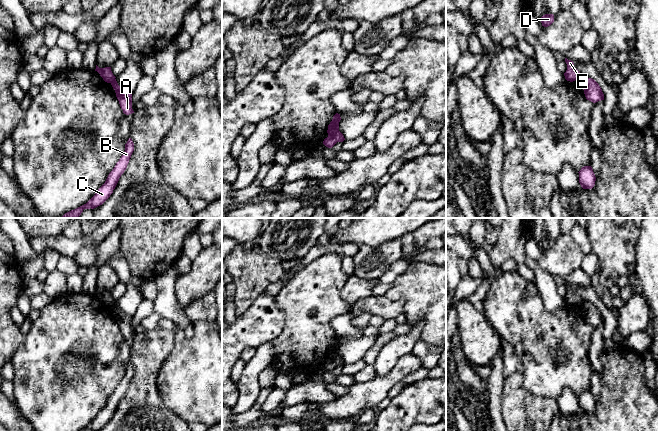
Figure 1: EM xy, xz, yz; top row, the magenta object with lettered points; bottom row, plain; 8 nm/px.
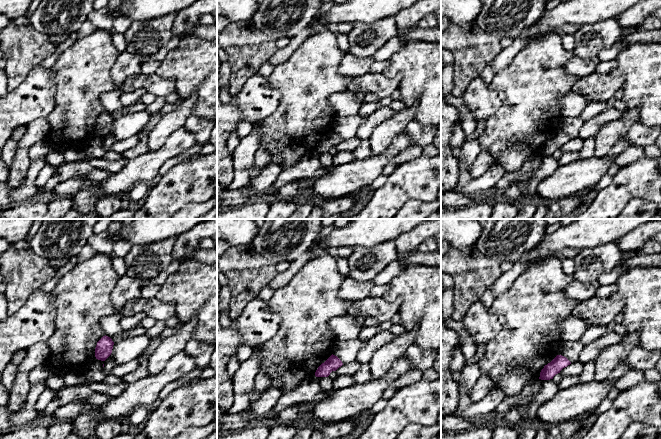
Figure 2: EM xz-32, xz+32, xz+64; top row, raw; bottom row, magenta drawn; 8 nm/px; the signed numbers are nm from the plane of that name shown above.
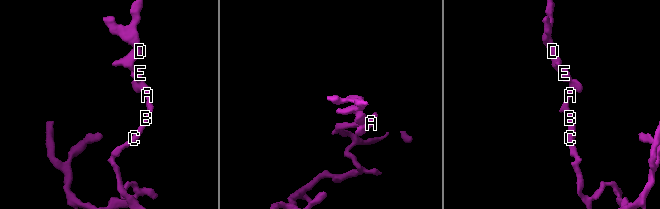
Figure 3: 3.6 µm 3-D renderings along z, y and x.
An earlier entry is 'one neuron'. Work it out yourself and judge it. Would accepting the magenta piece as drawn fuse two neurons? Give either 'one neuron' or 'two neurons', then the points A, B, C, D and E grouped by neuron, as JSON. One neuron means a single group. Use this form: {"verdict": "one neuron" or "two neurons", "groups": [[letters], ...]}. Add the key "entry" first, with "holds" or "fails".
{"entry": "fails", "verdict": "two neurons", "groups": [["A", "B", "C"], ["D", "E"]]}

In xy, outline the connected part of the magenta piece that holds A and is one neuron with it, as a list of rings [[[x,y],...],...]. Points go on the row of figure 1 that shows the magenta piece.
[[[116,79],[112,80],[111,85],[115,90],[116,97],[119,101],[120,107],[123,110],[123,113],[126,115],[134,113],[132,109],[132,92],[122,89]]]

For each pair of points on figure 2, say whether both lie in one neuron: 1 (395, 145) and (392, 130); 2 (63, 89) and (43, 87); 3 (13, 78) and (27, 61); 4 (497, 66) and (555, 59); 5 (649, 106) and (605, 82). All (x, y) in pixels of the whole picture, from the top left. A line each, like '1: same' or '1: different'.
1: different
2: different
3: same
4: different
5: different

